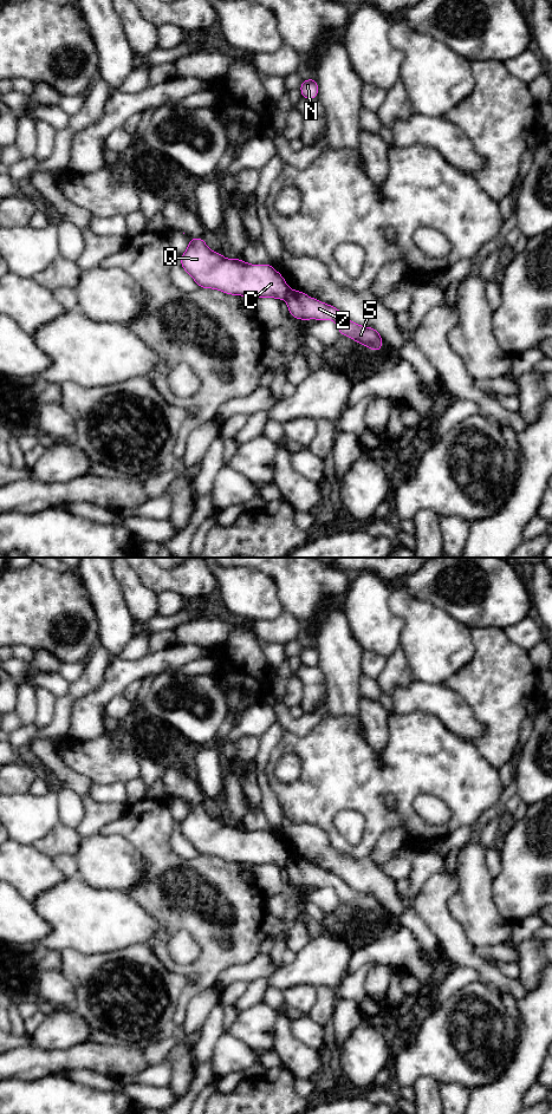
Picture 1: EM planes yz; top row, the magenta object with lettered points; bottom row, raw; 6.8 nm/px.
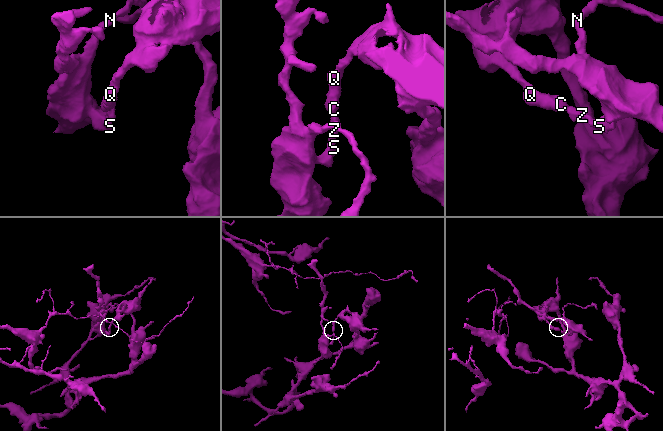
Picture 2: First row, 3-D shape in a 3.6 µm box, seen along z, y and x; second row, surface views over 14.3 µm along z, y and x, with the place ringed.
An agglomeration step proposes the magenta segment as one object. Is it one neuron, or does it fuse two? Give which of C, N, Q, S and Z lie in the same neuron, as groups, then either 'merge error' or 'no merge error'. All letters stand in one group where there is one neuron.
C Q / N S Z | merge error

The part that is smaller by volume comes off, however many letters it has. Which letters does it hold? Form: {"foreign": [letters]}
{"foreign": ["N", "S", "Z"]}

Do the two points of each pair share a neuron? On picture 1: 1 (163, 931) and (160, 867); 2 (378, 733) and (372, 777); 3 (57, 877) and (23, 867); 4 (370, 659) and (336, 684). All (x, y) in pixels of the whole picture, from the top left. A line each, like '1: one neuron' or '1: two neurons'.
1: one neuron
2: two neurons
3: one neuron
4: two neurons

